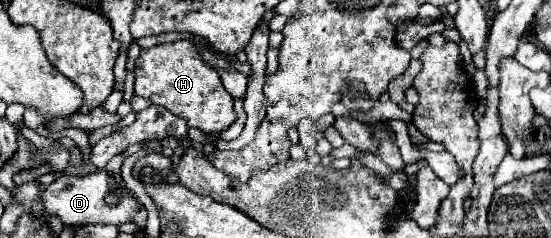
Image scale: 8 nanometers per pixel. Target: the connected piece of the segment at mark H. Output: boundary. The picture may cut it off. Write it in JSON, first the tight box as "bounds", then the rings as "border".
{"bounds":[134,40,236,132],"border":[[[188,40],[158,44],[142,50],[136,60],[134,90],[138,96],[146,96],[152,104],[168,108],[172,114],[186,118],[188,128],[200,128],[202,132],[222,132],[236,120],[234,100],[224,90],[220,74],[212,68],[198,48]]]}

